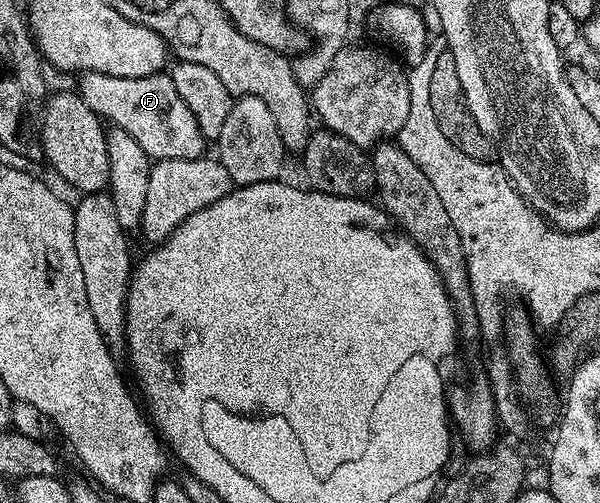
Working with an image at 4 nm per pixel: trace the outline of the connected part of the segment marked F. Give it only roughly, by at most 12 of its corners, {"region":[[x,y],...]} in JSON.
{"region":[[172,75],[80,77],[79,94],[150,161],[207,141]]}

